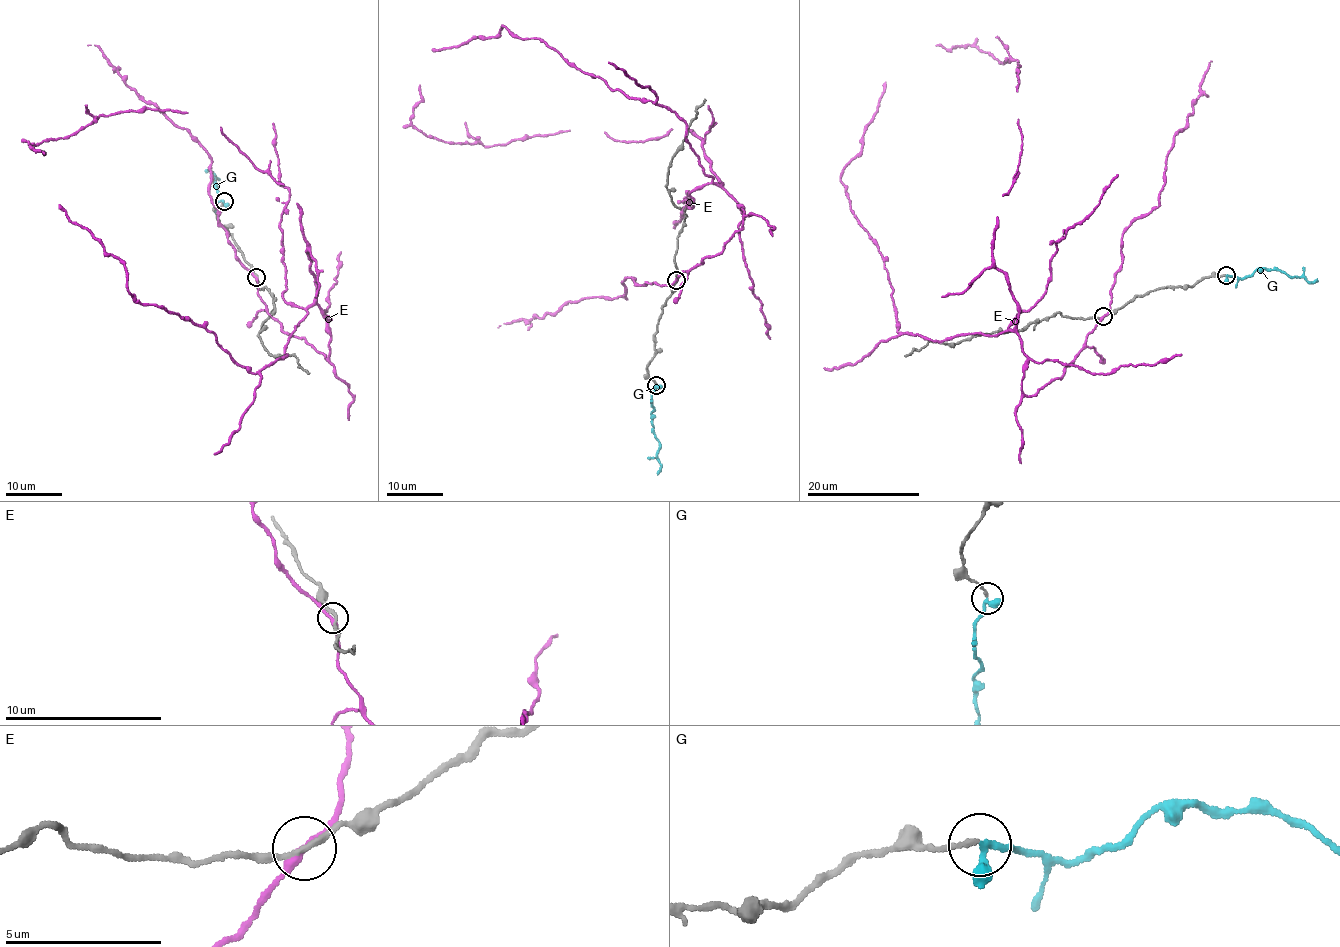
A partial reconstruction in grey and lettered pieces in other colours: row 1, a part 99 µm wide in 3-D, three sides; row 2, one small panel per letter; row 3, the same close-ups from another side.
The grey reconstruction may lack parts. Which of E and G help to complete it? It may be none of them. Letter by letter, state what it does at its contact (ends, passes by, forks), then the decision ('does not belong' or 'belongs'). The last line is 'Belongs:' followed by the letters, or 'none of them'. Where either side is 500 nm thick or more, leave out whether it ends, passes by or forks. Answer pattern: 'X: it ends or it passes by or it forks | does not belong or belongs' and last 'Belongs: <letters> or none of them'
E: it passes by | does not belong
G: it passes by | belongs
Belongs: G

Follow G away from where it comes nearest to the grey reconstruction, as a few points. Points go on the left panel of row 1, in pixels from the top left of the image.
G: (223, 201), (218, 202), (216, 199), (215, 177), (218, 179), (211, 173)

